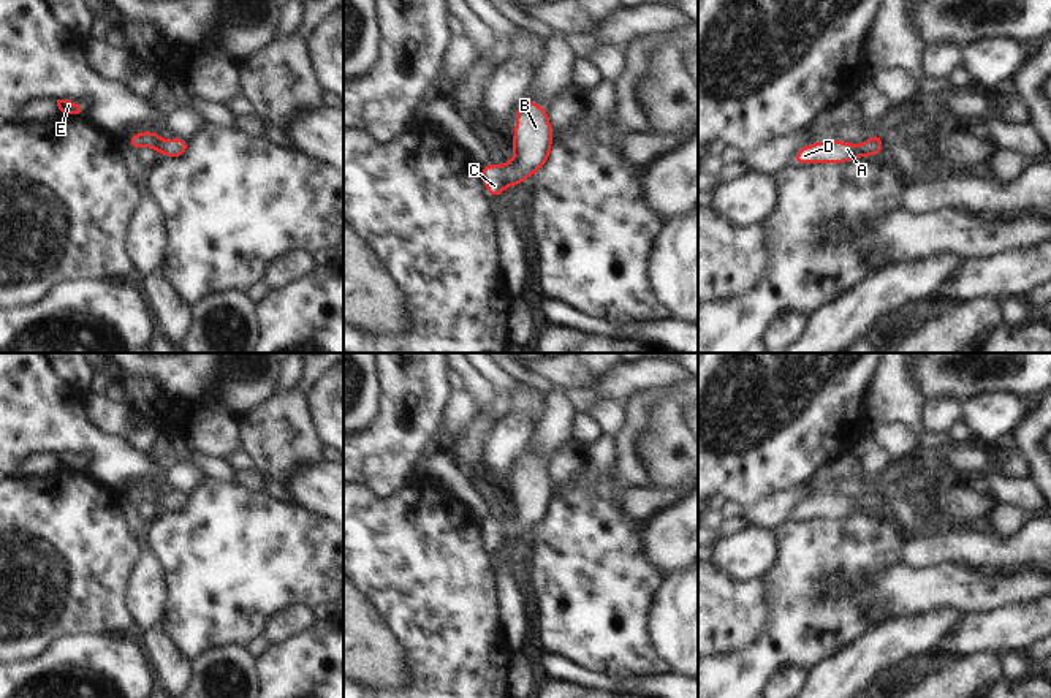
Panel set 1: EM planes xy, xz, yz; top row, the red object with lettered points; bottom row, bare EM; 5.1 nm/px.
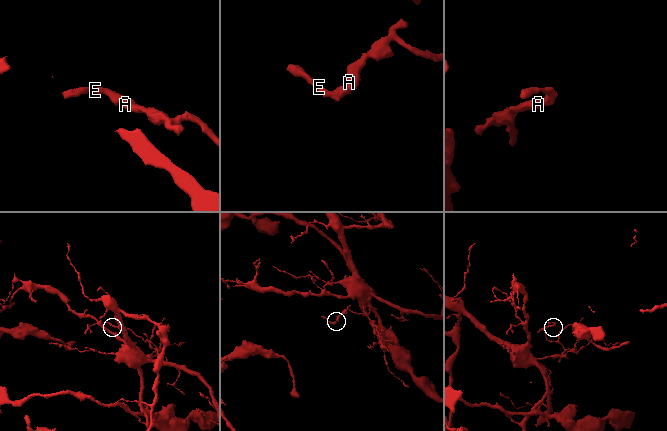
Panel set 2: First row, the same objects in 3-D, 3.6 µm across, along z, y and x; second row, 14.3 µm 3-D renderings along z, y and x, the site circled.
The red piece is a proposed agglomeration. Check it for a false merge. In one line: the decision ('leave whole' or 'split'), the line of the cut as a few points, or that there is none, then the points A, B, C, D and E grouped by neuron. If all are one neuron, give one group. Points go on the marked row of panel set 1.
leave whole; cut none; groups A B C D E

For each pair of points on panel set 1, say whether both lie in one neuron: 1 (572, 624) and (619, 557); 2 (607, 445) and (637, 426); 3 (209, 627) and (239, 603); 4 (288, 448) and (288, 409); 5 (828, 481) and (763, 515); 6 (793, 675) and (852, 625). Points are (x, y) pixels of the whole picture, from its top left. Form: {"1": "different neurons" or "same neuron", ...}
{"1": "same neuron", "2": "different neurons", "3": "same neuron", "4": "same neuron", "5": "same neuron", "6": "different neurons"}

